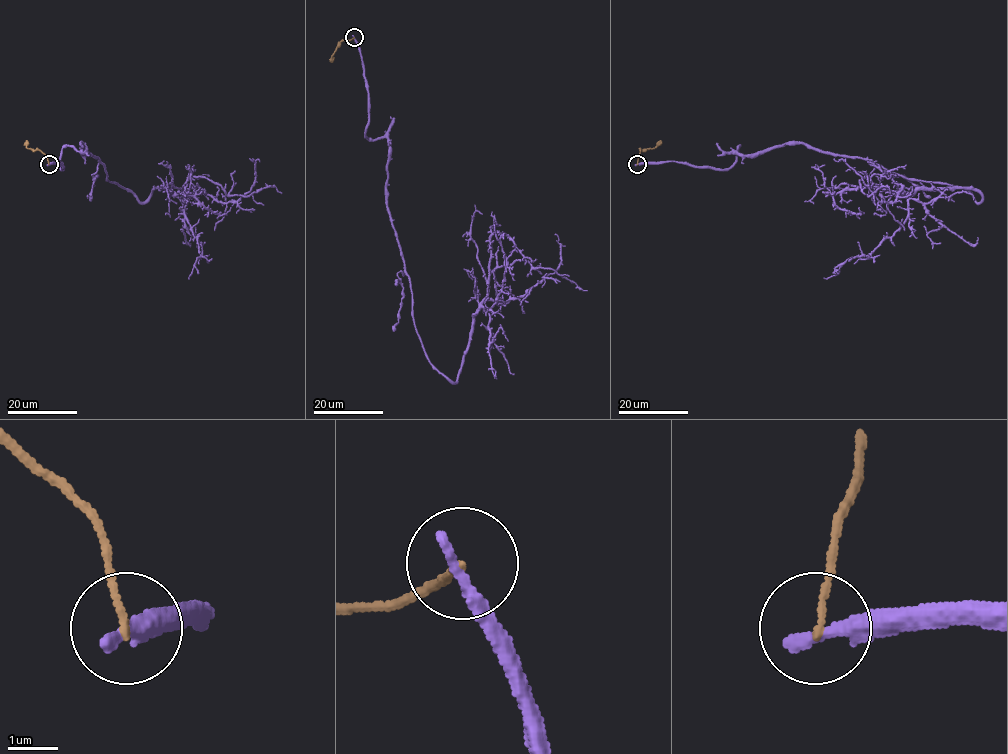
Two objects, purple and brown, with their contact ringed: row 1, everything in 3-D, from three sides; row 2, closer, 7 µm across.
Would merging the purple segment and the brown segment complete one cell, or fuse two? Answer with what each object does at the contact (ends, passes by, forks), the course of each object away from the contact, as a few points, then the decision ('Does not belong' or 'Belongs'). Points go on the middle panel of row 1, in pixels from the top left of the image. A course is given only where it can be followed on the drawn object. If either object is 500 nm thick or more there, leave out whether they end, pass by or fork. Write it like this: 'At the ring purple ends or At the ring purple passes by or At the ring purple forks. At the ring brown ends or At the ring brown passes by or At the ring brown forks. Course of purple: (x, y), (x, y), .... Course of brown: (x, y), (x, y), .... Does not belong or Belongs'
At the ring purple ends. At the ring brown ends. Course of purple: (354, 37), (366, 135), (389, 144), (386, 206), (428, 361), (457, 379), (497, 267), (527, 261), (587, 291). Course of brown: (354, 37), (343, 40), (331, 61). Does not belong

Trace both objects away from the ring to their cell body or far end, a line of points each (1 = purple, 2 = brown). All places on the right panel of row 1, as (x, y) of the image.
1: (637, 164), (727, 169), (739, 146), (806, 143), (981, 199), (860, 181), (868, 196), (890, 193)
2: (637, 164), (640, 150), (653, 148), (660, 140)

